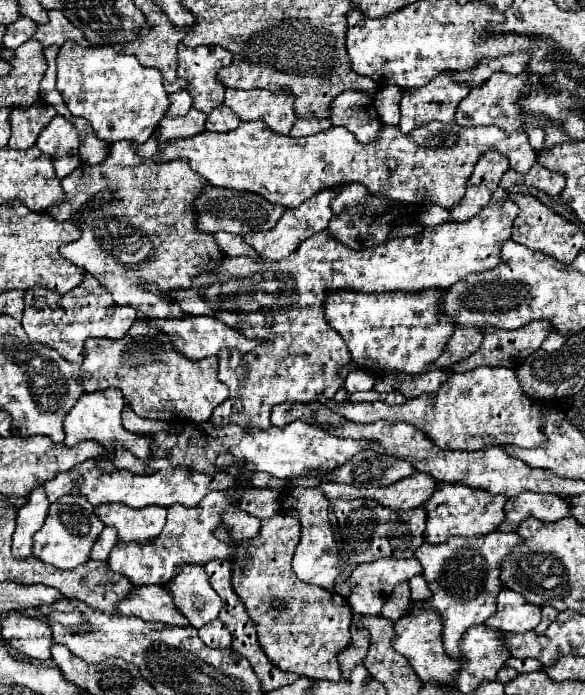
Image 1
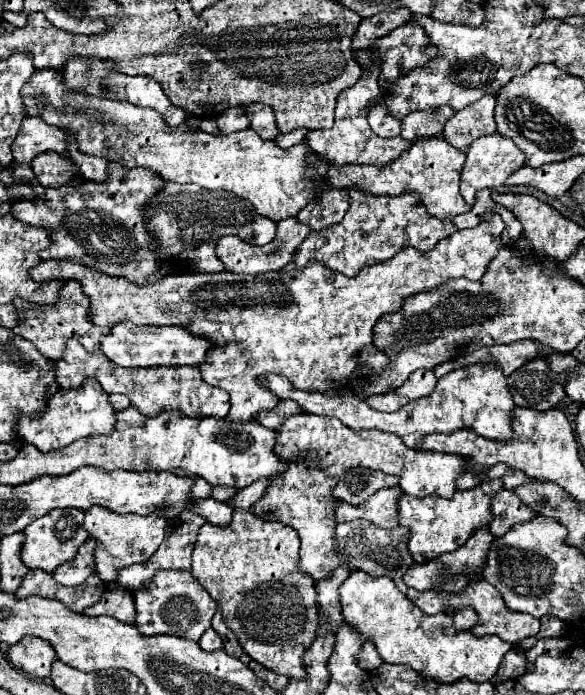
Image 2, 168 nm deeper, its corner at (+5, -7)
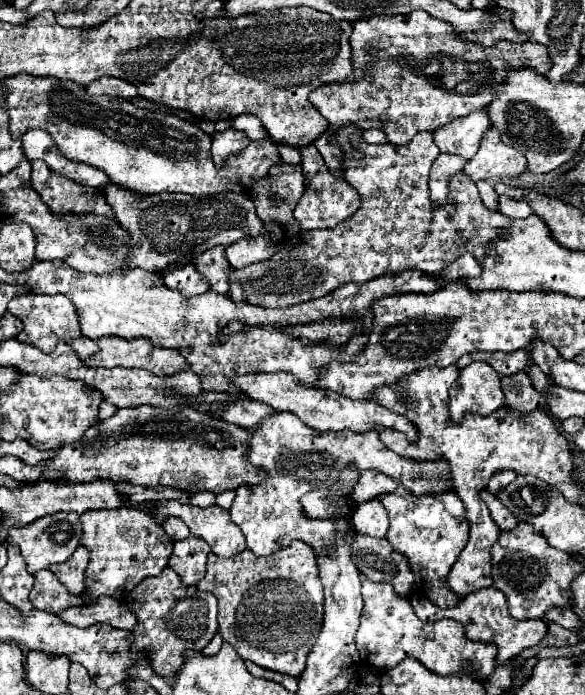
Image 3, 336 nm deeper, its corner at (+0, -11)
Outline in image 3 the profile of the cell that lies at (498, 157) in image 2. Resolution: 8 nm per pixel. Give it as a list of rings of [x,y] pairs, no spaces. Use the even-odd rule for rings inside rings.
[[[488,127],[474,159],[480,161],[468,161],[464,167],[472,181],[498,181],[500,177],[518,177],[526,171],[526,157],[514,147],[504,145],[494,127]]]

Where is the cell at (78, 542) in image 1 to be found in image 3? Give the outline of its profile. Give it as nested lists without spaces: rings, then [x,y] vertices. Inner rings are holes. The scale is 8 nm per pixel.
[[[54,513],[54,515],[40,517],[38,521],[28,523],[26,527],[10,529],[10,535],[4,543],[20,549],[20,553],[26,561],[26,571],[30,575],[34,575],[40,569],[48,569],[48,565],[52,565],[52,563],[66,561],[78,549],[80,537],[82,537],[82,523],[80,523],[78,515],[74,515],[74,513]]]

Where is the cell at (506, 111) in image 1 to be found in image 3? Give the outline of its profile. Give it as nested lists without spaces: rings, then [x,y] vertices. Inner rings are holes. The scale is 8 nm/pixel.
[[[474,111],[462,119],[454,119],[446,127],[438,127],[432,135],[442,153],[454,153],[468,161],[476,155],[480,139],[488,127],[490,119],[486,111]]]

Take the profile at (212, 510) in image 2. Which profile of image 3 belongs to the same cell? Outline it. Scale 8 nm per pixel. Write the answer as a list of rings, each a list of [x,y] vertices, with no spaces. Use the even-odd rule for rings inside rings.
[[[158,501],[154,505],[154,509],[150,511],[152,519],[156,523],[164,523],[168,517],[178,517],[182,519],[188,529],[192,531],[194,537],[202,537],[210,547],[212,547],[212,553],[220,555],[220,557],[232,557],[240,551],[246,549],[246,541],[244,541],[244,535],[240,531],[240,527],[236,523],[232,523],[230,519],[230,513],[218,505],[212,505],[212,507],[206,507],[206,509],[200,509],[200,507],[194,507],[194,505],[182,505],[180,501]]]

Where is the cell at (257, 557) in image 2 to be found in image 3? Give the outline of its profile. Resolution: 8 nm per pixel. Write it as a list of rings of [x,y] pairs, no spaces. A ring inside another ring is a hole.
[[[294,541],[290,547],[276,551],[268,557],[256,557],[248,549],[222,559],[214,553],[208,555],[206,575],[196,583],[198,591],[208,591],[218,599],[218,633],[230,643],[244,661],[252,661],[264,669],[298,677],[306,667],[306,657],[316,643],[322,627],[324,593],[318,577],[314,549],[304,541]]]

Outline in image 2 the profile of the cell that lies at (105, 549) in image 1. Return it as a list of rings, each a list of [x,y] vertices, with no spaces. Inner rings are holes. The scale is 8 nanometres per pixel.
[[[87,539],[79,547],[79,553],[73,561],[57,567],[57,571],[53,573],[55,581],[61,585],[71,585],[71,587],[85,583],[85,579],[95,573],[95,547],[97,547],[97,541]]]

